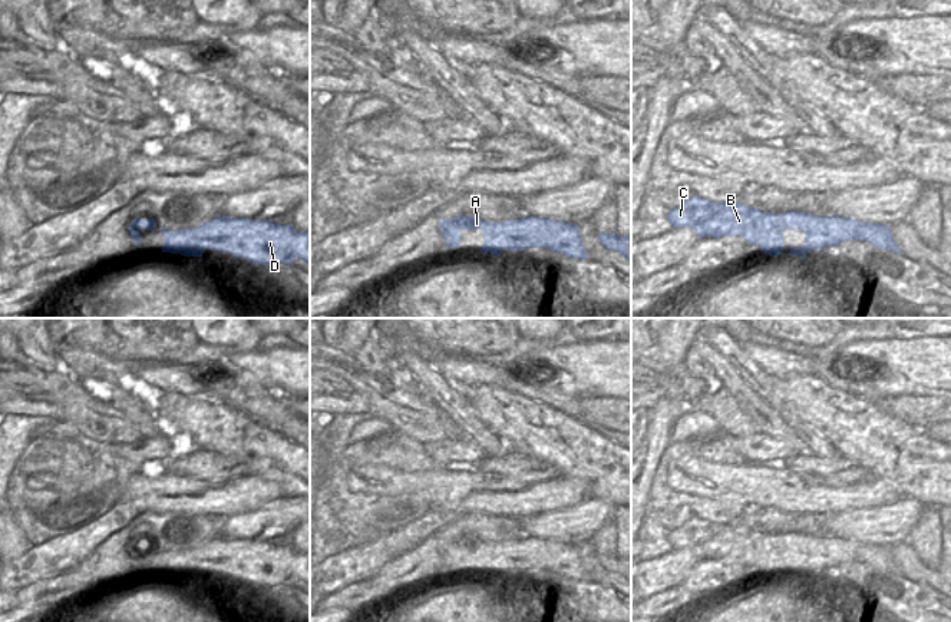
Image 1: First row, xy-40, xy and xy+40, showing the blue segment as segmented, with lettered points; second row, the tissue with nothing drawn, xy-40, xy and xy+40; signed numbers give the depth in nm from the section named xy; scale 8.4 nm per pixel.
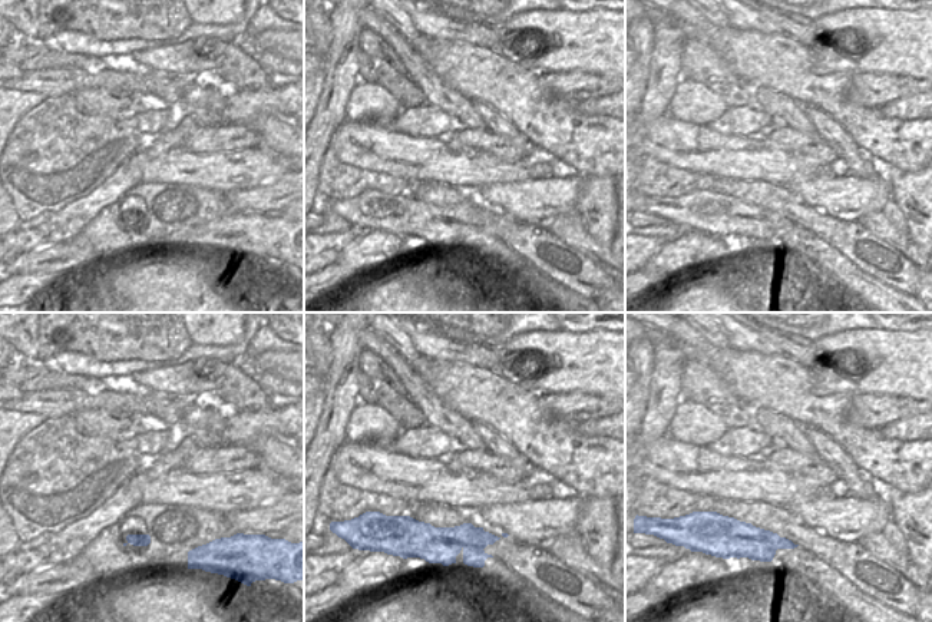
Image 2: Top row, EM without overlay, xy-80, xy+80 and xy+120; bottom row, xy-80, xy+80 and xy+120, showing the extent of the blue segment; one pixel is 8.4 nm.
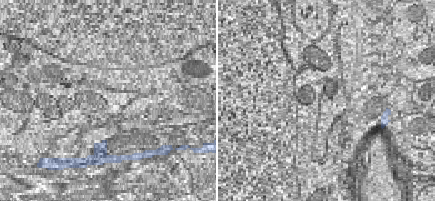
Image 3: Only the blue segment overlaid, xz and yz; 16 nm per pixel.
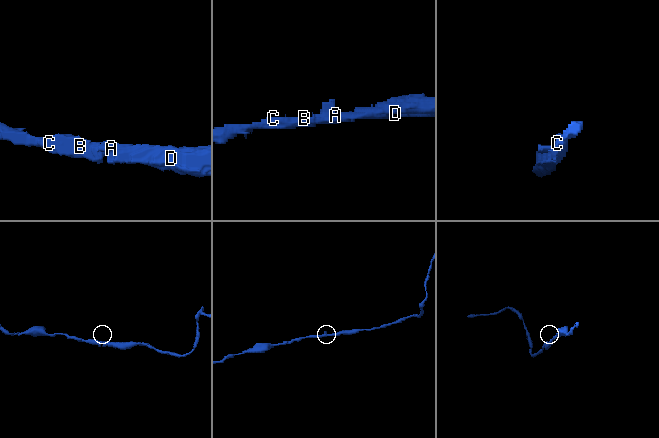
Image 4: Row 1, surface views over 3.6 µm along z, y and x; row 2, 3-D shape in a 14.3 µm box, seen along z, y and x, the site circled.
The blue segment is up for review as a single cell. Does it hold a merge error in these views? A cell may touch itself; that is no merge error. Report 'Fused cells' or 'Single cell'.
Single cell.

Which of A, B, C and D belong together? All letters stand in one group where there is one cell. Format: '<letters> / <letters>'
A B C D

